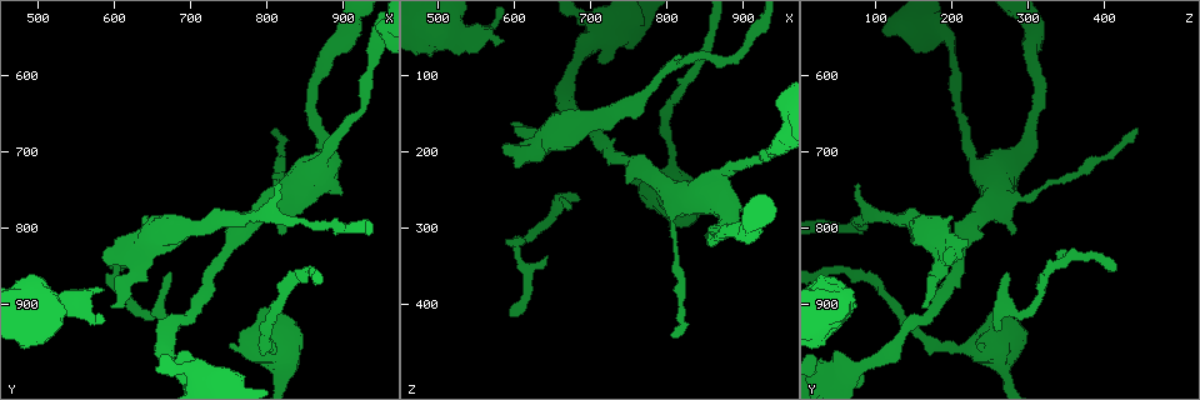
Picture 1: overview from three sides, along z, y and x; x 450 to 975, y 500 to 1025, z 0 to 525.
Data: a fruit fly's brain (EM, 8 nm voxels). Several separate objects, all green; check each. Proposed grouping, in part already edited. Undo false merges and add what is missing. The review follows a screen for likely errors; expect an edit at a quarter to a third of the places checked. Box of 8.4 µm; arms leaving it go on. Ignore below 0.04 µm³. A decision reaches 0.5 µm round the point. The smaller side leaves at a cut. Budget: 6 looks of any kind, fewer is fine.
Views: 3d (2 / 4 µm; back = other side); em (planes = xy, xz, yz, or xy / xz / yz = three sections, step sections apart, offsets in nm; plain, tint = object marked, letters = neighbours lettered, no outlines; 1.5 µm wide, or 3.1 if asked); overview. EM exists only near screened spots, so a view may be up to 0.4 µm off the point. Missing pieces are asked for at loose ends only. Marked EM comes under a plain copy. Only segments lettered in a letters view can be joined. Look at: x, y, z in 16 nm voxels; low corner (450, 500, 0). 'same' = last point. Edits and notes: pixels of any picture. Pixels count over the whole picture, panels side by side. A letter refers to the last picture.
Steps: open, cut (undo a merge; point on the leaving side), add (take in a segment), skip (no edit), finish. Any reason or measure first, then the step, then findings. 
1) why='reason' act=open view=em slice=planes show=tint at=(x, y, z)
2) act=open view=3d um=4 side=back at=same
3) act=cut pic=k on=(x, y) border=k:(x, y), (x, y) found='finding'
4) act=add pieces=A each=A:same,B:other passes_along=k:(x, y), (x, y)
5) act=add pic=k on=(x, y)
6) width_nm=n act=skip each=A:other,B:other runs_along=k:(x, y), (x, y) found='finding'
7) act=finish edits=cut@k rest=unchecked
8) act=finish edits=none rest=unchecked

why='free end' act=open view=3d um=2 at=(595, 900, 165)

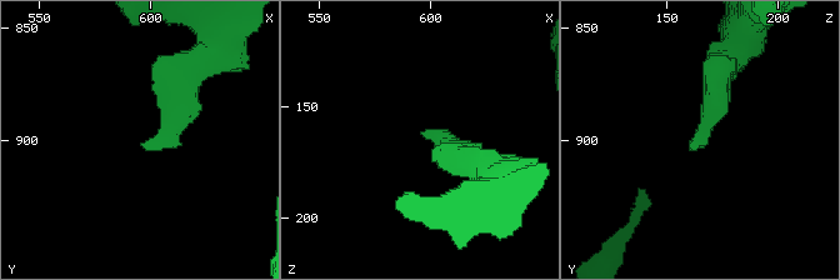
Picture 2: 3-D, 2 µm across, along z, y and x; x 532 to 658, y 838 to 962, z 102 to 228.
why='need the tissue' act=open view=em slice=planes show=letters at=(596, 904, 163)

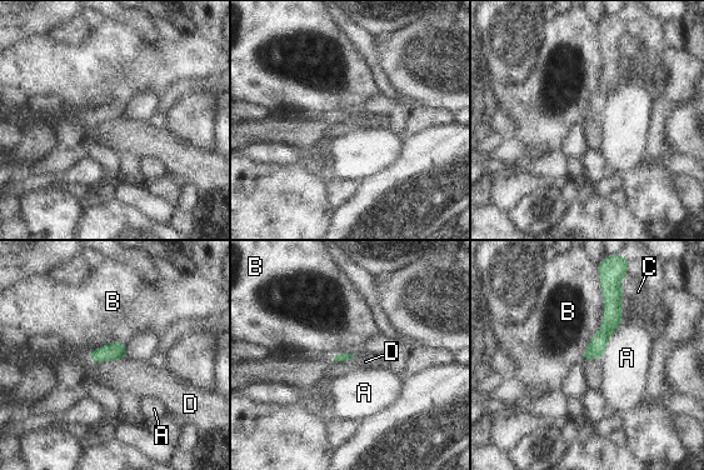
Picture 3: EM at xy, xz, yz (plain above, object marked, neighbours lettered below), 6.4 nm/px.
act=skip each=A:other,B:other,C:other,D:other runs_along=3:(607, 290), (610, 323), (585, 356) found='none of them fits'

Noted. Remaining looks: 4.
why='an open end' act=open view=3d um=2 side=back at=(685, 930, 260)

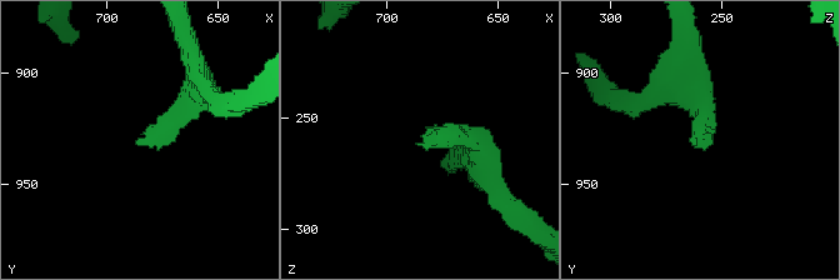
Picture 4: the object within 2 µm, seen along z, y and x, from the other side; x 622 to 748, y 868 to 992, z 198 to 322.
why='now the EM' act=open view=em slice=yz step=4 show=tint at=(686, 931, 263)

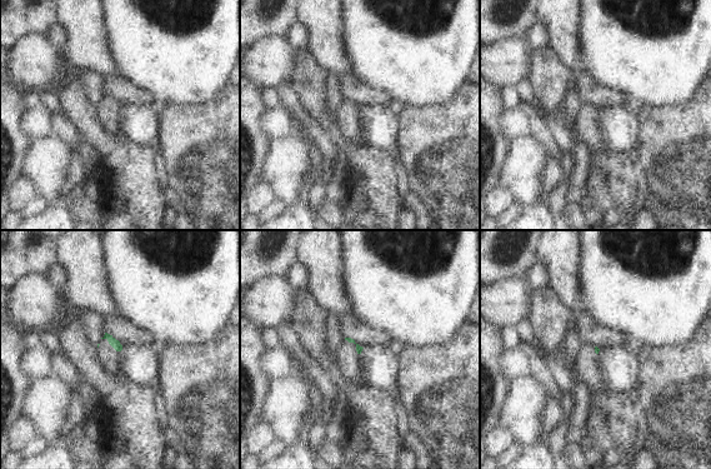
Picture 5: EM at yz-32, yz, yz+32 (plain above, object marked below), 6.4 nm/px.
why='cut it another way' act=open view=em slice=planes show=letters at=same

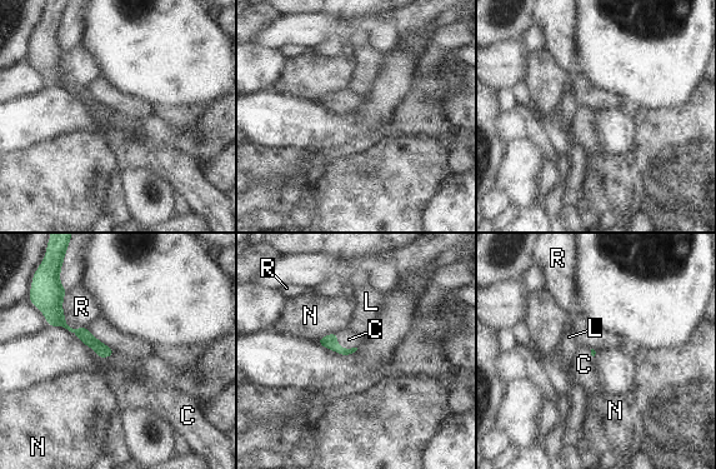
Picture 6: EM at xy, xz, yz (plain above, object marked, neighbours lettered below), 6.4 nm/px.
act=add pieces=C each=C:same,L:other,N:other,R:other passes_along=6:(330, 342), (343, 348), (349, 339) found='it goes on there'

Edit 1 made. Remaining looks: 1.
act=finish edits=add@6 rest=unchecked

